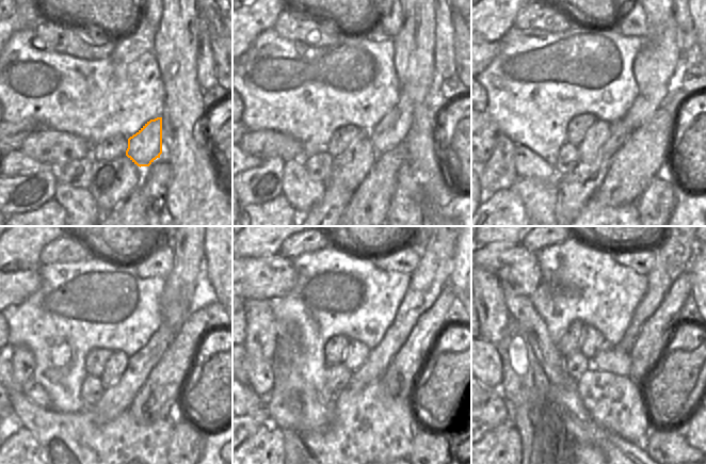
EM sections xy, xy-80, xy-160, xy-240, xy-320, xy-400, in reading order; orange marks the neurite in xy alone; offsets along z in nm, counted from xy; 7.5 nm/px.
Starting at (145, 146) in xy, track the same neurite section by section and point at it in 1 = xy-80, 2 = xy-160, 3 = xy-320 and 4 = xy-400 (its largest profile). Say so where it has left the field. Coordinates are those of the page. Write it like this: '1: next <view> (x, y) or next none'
1: next xy-80 (391, 130)
2: next xy-160 (656, 66)
3: next xy-320 (415, 248)
4: next none

